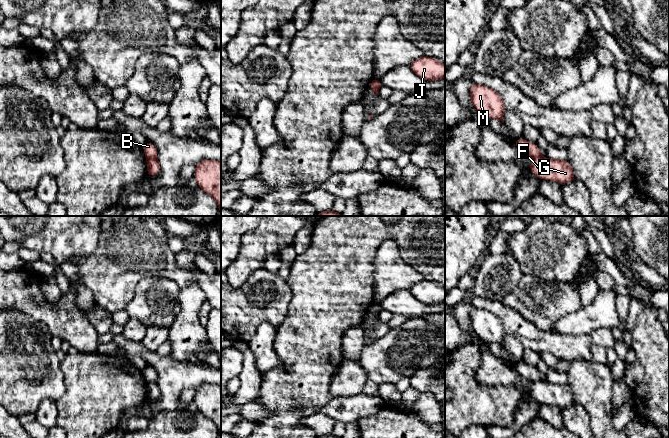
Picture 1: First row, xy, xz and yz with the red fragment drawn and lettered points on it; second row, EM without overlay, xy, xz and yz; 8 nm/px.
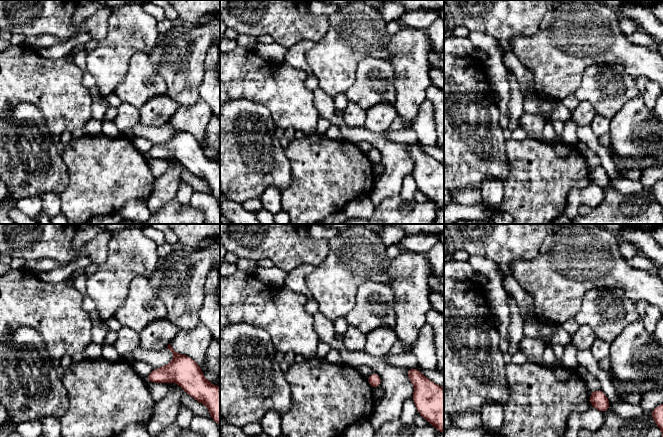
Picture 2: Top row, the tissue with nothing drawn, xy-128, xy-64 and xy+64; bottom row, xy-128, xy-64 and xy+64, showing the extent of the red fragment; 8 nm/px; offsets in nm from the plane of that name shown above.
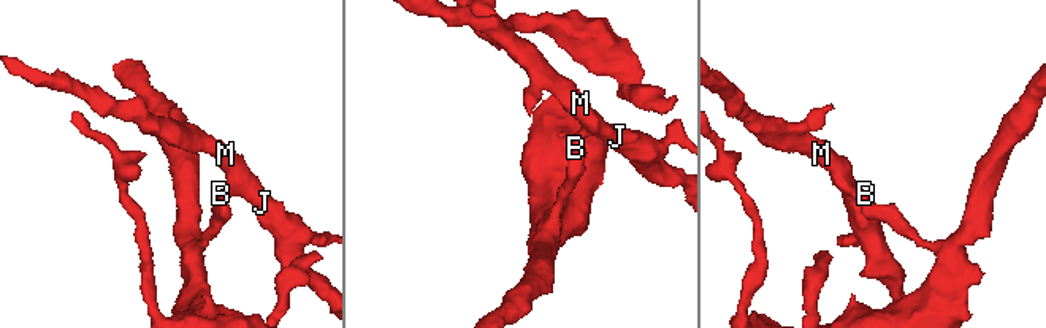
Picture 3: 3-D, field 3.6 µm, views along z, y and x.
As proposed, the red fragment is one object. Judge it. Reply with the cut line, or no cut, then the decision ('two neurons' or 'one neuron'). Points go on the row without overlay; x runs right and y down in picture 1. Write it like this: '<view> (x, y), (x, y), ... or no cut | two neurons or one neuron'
xy (156, 380), (147, 383) | two neurons

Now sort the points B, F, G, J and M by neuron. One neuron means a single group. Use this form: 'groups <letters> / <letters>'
groups B J M / F G

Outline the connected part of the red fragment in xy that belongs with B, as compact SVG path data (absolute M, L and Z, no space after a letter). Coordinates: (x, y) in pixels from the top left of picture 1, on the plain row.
M147 365L142 373L147 383L157 381L157 372L154 367Z

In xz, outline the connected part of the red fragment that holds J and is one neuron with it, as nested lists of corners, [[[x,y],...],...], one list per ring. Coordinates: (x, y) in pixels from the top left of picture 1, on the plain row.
[[[423,279],[412,285],[408,291],[416,300],[426,305],[441,304],[445,301],[445,289],[433,281]]]

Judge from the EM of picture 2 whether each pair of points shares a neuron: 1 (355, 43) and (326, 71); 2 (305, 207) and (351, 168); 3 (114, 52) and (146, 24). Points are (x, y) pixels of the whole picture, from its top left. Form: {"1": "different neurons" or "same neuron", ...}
{"1": "same neuron", "2": "same neuron", "3": "same neuron"}

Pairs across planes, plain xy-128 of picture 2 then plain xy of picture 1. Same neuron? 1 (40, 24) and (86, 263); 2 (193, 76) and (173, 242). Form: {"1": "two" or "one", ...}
{"1": "two", "2": "two"}

